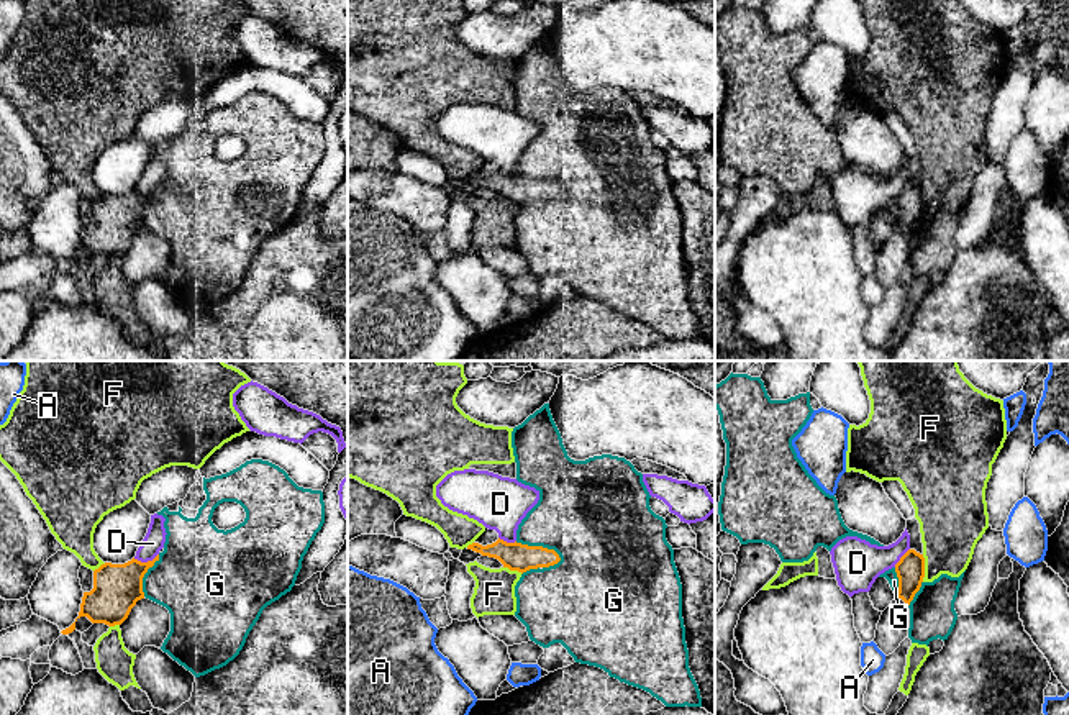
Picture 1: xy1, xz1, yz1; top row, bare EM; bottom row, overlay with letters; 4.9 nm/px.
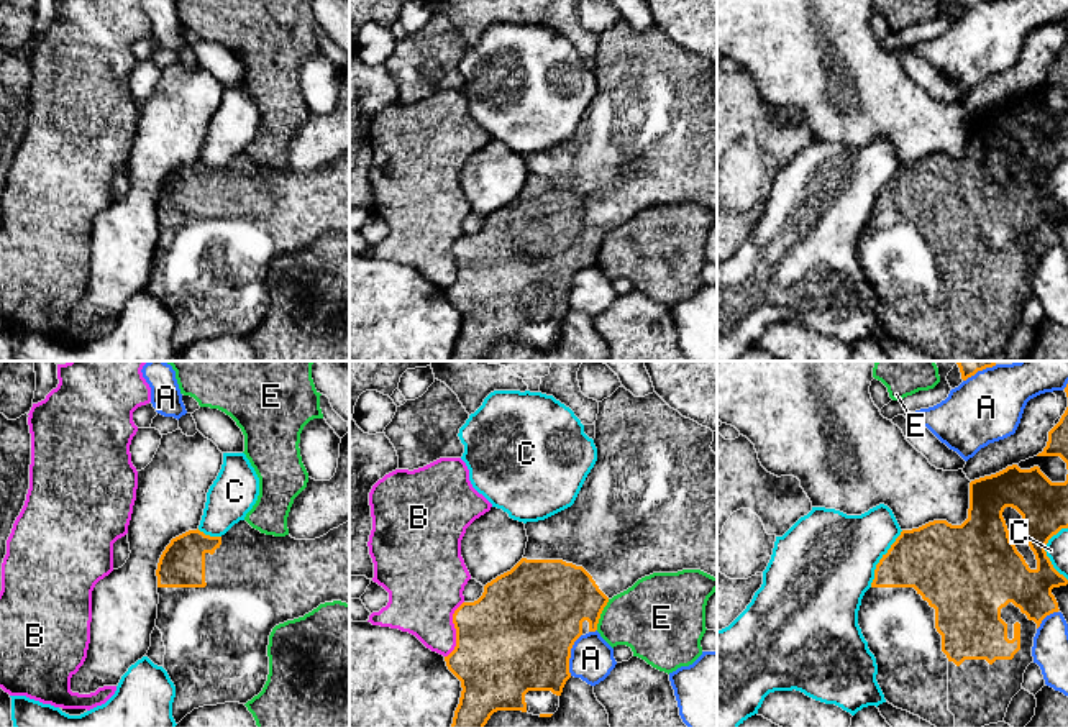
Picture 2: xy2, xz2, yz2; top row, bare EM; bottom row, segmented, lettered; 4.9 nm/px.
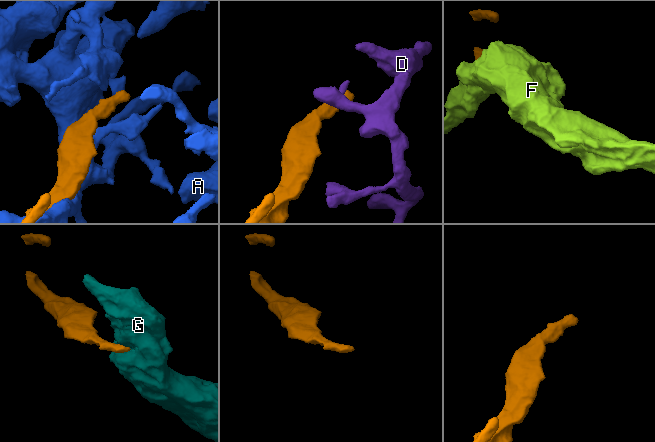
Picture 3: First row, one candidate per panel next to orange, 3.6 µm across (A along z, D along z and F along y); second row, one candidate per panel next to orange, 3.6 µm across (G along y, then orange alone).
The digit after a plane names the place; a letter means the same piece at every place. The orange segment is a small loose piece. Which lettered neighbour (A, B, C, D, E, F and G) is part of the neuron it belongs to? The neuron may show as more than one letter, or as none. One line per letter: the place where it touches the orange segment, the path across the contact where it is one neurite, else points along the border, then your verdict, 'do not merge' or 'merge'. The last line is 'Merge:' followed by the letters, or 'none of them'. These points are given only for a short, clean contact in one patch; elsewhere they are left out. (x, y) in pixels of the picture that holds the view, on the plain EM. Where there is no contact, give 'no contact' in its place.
A: xz2 (570, 288) | do not merge
B: xz2 (455, 260) | do not merge
C: yz2 (1045, 186) | do not merge
D: xy1 (145, 195) | along xy1 (158, 186), (146, 194), (133, 191) | do not merge
E: xz2 (601, 245) | do not merge
F: yz1 (923, 200) | do not merge
G: xz1 (540, 179) | along xz1 (515, 174), (551, 181), (561, 192) | do not merge
Merge: none of them

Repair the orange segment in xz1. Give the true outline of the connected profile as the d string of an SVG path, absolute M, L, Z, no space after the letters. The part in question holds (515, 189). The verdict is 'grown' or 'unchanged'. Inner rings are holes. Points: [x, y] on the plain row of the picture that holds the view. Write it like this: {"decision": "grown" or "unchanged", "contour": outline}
{"decision": "unchanged", "contour": "M497 172L492 177L482 179L479 175L472 175L467 179L482 189L498 192L503 200L510 203L526 205L530 202L549 200L561 194L559 187L554 182L548 182L543 179L528 179L521 175L507 175L503 172Z"}

